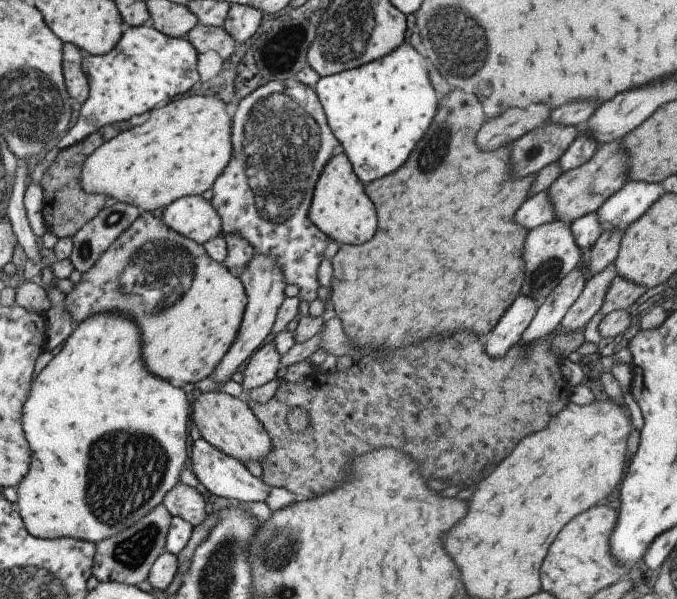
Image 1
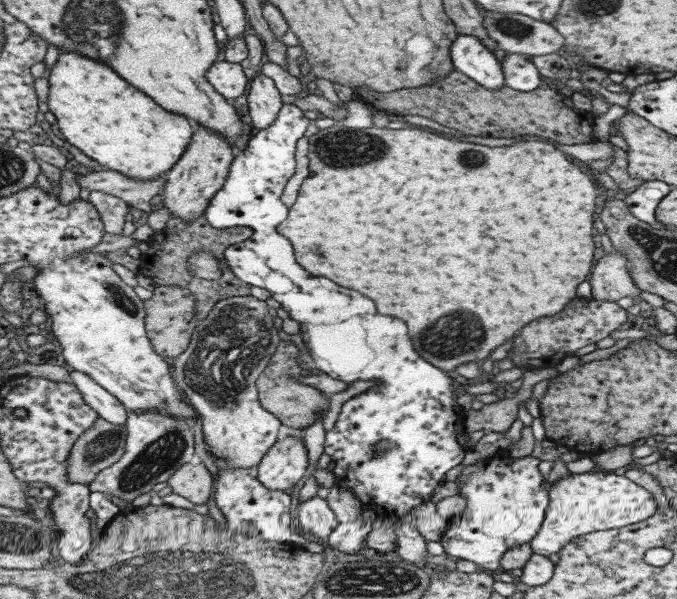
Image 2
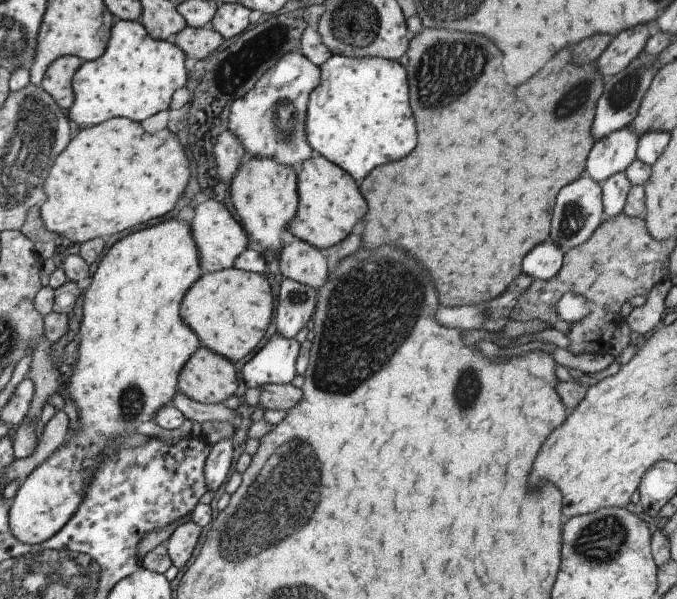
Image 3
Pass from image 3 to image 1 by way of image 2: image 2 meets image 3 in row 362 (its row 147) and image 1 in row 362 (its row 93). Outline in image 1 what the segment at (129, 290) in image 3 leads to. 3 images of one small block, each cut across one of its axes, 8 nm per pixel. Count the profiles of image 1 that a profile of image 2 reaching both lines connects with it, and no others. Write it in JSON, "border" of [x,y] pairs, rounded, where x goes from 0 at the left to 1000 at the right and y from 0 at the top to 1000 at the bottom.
{"border":[[[134,524],[120,534],[105,553],[105,558],[93,569],[93,578],[81,594],[72,601],[66,613],[52,628],[46,638],[46,648],[40,654],[40,668],[34,674],[31,689],[31,711],[37,725],[37,735],[43,745],[44,766],[40,791],[31,798],[24,815],[24,841],[28,865],[37,885],[52,898],[108,898],[108,902],[126,902],[137,908],[149,905],[161,895],[191,881],[196,871],[211,865],[217,855],[226,851],[239,838],[241,830],[264,803],[264,788],[270,785],[276,768],[276,699],[281,696],[279,673],[267,646],[253,644],[247,638],[238,638],[208,611],[205,601],[205,551],[202,538],[191,538],[191,531],[176,531],[173,524]]]}

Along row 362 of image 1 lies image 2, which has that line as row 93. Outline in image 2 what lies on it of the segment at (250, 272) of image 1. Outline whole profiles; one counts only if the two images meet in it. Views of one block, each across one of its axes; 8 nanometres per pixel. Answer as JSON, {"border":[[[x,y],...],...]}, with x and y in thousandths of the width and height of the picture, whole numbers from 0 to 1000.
{"border":[[[321,100],[303,119],[301,129],[315,150],[335,167],[350,164],[365,144],[353,105]]]}

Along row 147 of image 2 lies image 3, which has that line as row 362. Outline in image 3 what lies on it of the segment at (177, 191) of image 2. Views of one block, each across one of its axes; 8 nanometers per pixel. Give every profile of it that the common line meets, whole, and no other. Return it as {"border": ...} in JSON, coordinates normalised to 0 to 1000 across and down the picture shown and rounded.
{"border":[[[295,578],[273,604],[260,651],[297,674],[321,674],[350,648],[346,606]]]}

